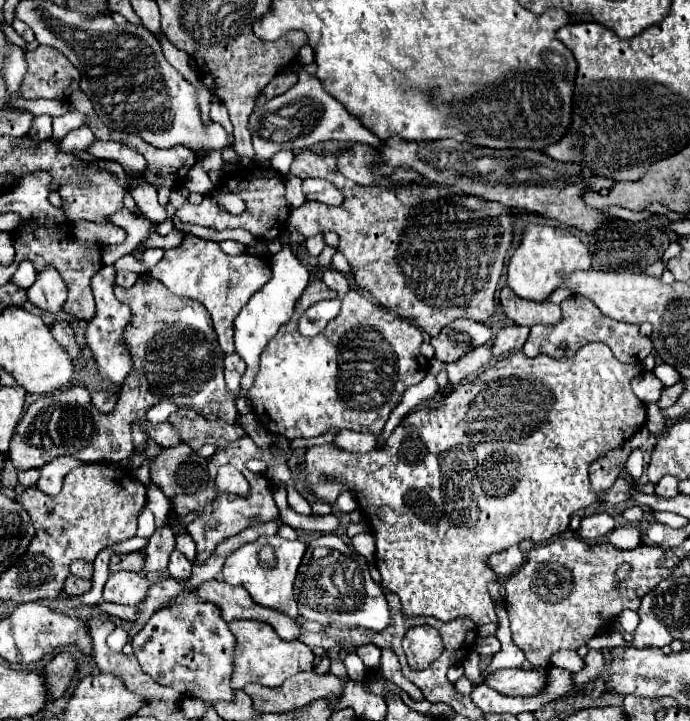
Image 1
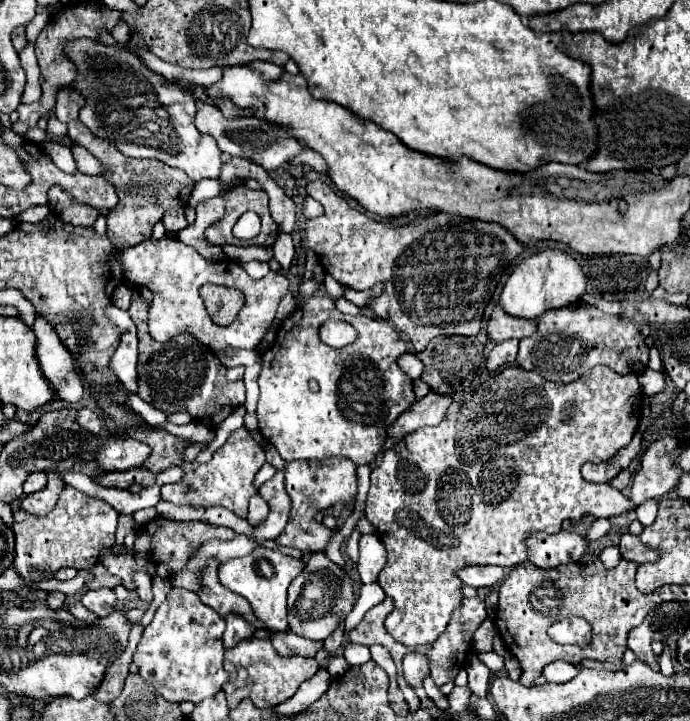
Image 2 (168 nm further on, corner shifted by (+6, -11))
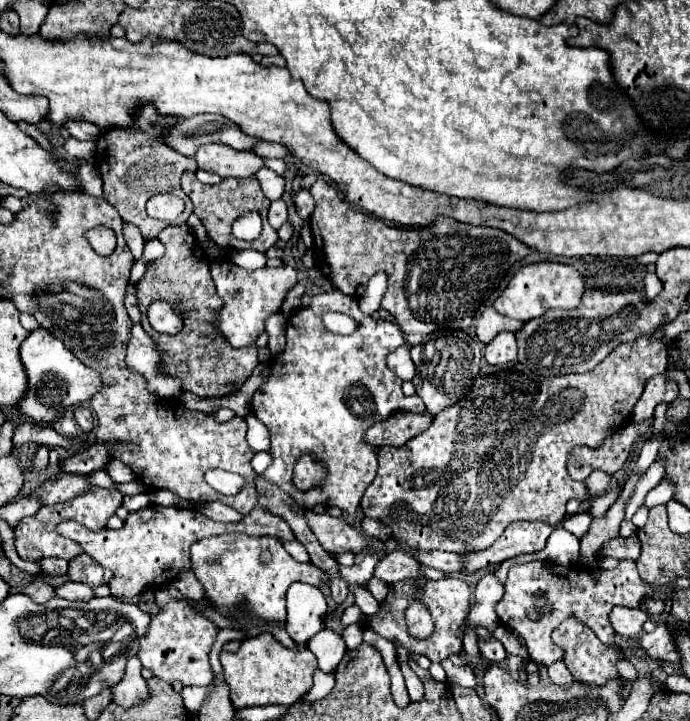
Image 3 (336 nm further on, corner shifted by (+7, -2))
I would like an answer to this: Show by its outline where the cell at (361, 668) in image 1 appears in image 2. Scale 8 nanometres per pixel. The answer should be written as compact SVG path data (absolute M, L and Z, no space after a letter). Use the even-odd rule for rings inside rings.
M334 656L334 658L330 658L326 668L328 668L328 672L330 672L334 678L344 676L344 674L350 670L350 666L348 666L346 660L344 660L344 656Z

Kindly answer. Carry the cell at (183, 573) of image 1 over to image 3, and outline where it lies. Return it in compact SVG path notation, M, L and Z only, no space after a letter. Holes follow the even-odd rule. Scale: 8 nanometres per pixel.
M169 601L159 615L151 619L149 633L141 639L139 659L143 667L151 669L155 677L167 683L181 681L181 685L211 685L213 671L209 665L209 651L219 627L199 615L187 601Z

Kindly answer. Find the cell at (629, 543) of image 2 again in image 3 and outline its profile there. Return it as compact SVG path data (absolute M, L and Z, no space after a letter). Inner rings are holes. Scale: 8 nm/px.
M635 535L631 537L615 537L611 541L607 541L599 551L597 551L597 557L603 559L603 557L617 557L617 559L637 559L639 557L639 539Z

